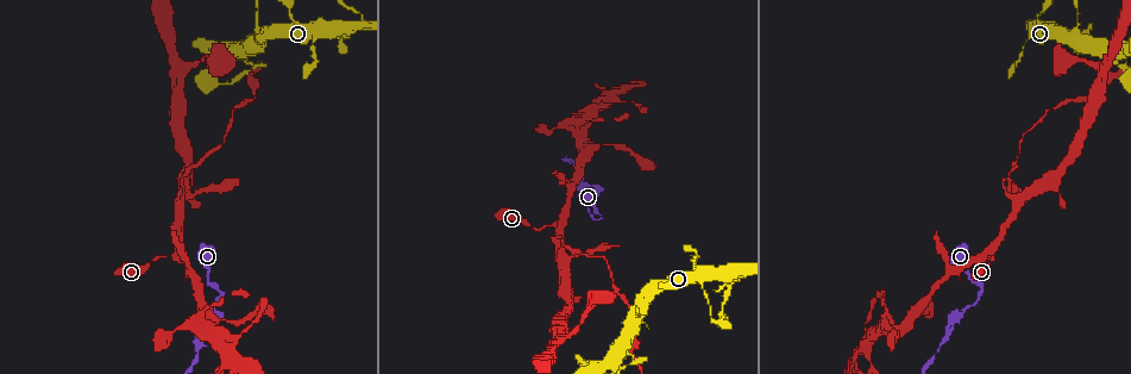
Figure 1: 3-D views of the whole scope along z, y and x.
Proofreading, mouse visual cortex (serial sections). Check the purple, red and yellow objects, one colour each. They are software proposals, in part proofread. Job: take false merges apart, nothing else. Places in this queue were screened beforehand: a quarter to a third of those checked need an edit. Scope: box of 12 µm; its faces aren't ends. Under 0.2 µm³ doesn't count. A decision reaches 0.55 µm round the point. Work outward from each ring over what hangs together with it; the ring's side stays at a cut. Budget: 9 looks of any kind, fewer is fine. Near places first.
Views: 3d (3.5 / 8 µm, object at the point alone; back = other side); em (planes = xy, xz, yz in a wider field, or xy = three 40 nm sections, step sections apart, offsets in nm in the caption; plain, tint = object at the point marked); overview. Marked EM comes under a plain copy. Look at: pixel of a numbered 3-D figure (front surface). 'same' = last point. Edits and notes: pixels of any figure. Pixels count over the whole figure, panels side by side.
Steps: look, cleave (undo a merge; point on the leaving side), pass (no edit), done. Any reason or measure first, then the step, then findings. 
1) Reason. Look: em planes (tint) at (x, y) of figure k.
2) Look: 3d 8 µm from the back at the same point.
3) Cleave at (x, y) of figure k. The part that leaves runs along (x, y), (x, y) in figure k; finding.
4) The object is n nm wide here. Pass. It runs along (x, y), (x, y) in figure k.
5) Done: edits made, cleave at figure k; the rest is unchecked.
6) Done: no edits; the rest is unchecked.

Thin arm on a thick one. Look: 3d 3.5 µm at (257, 37) of figure 1.

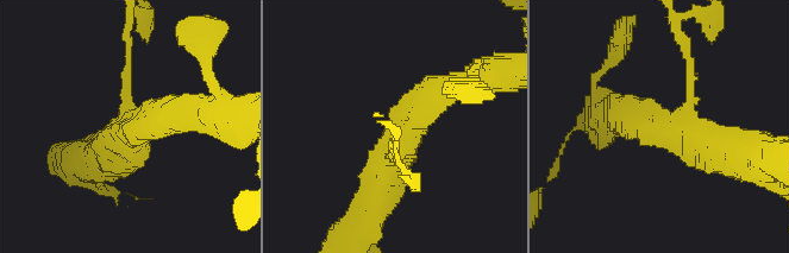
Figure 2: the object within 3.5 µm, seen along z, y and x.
3 arms meet here; the arms are 100, 400, 450 nm wide. Look: em xy step 3 (tint) at (132, 131) of figure 2.

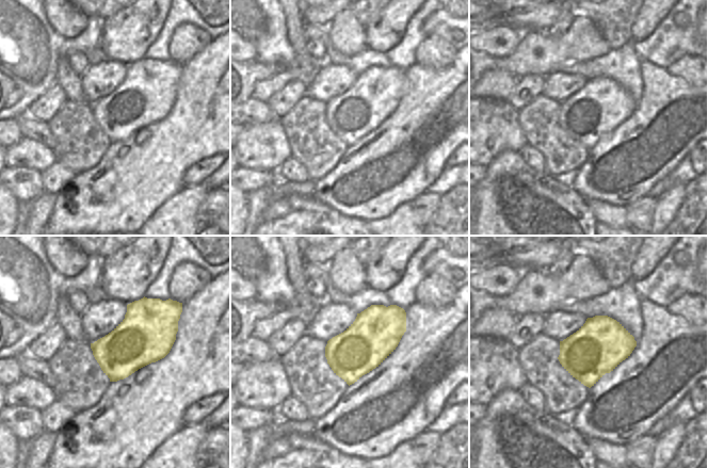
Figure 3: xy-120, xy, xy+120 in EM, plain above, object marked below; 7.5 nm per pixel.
Pass. It runs along (445, 90), (415, 112), (368, 209) in figure 2; one cell here.

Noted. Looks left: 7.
Look: em xy step 1 (tint) at (558, 229) of figure 1.

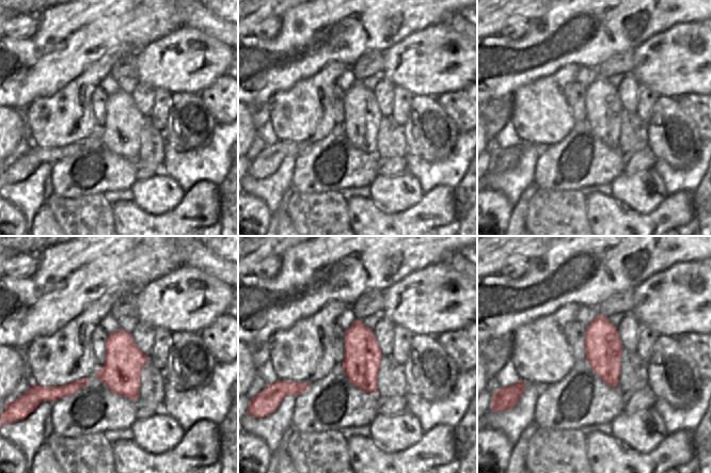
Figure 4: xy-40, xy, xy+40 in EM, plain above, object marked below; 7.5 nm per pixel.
Look: 3d 3.5 µm at the same point.

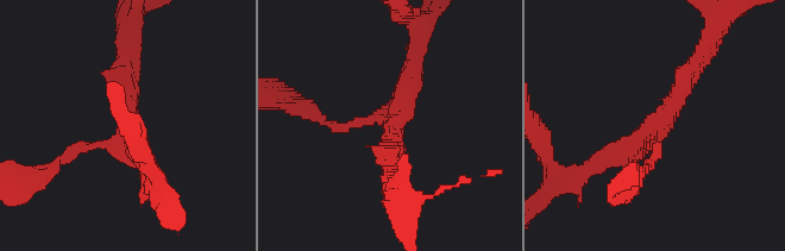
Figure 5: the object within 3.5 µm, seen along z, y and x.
Pass. It runs along (50, 168), (127, 131), (124, 69) in figure 5; one cell here.

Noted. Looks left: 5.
Sharp bend. Look: 3d 3.5 µm at (893, 325) of figure 1.

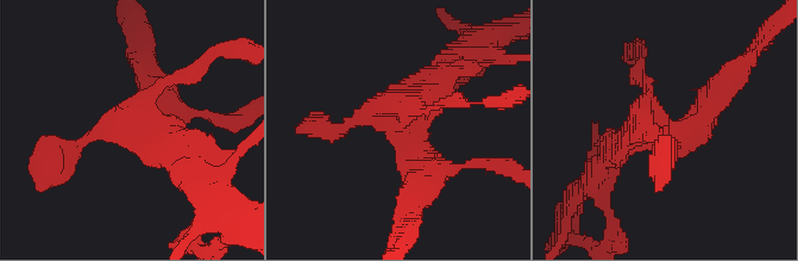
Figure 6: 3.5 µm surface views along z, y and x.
Look: em xy step 3 (tint) at (136, 132) of figure 6.

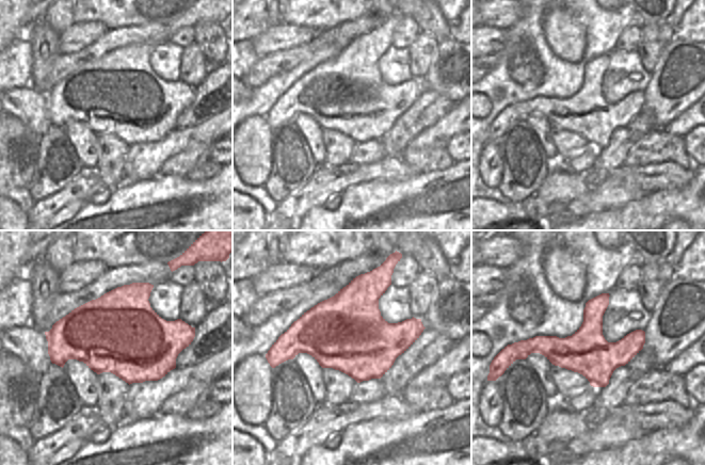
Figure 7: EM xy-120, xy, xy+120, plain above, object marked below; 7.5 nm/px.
Pass. It runs along (642, 334), (623, 351), (522, 349) in figure 7; one cell here.

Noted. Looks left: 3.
Sharp bend. Look: 3d 8 µm at (982, 294) of figure 1.

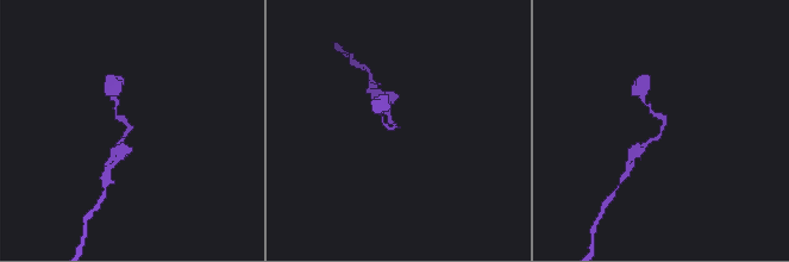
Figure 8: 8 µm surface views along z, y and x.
Now the EM. Look: em xy step 2 (tint) at (129, 131) of figure 8.

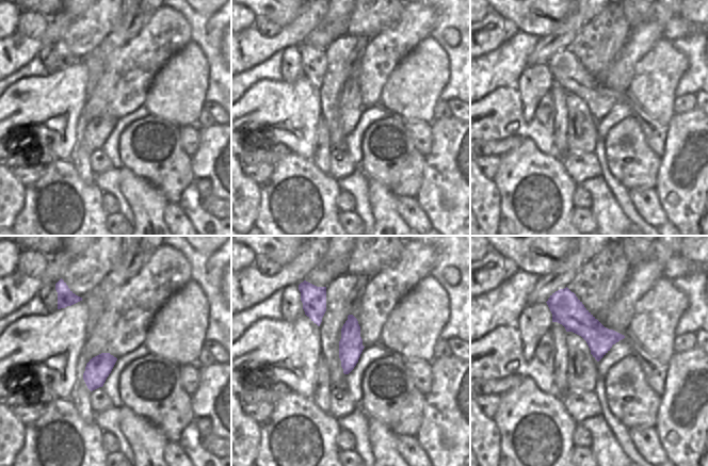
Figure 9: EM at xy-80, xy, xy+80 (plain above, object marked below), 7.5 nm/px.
The object is 180 nm wide here. Cleave at (642, 148) of figure 8. The part that leaves runs along (664, 123), (657, 138), (633, 154) in figure 8; two cells meet here.

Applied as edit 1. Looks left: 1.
Done: edits made, cleave at figure 8; the rest is unchecked.

